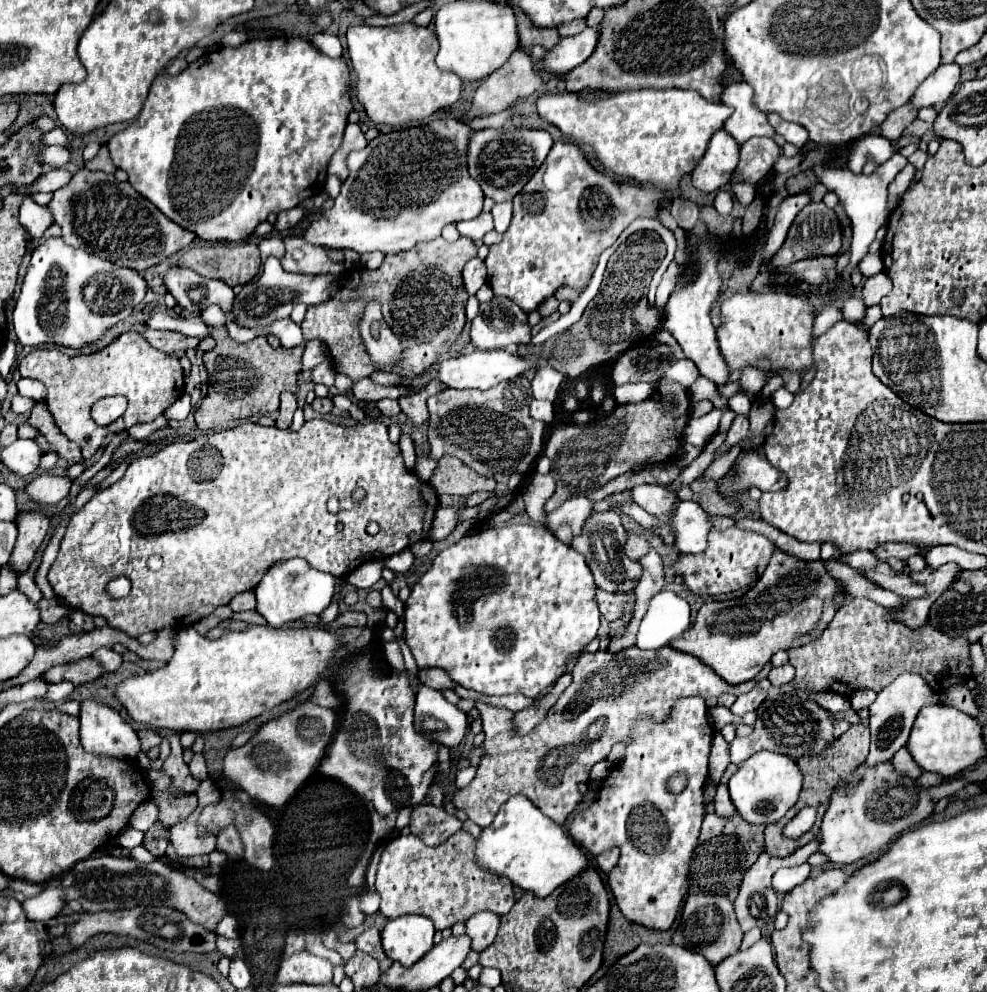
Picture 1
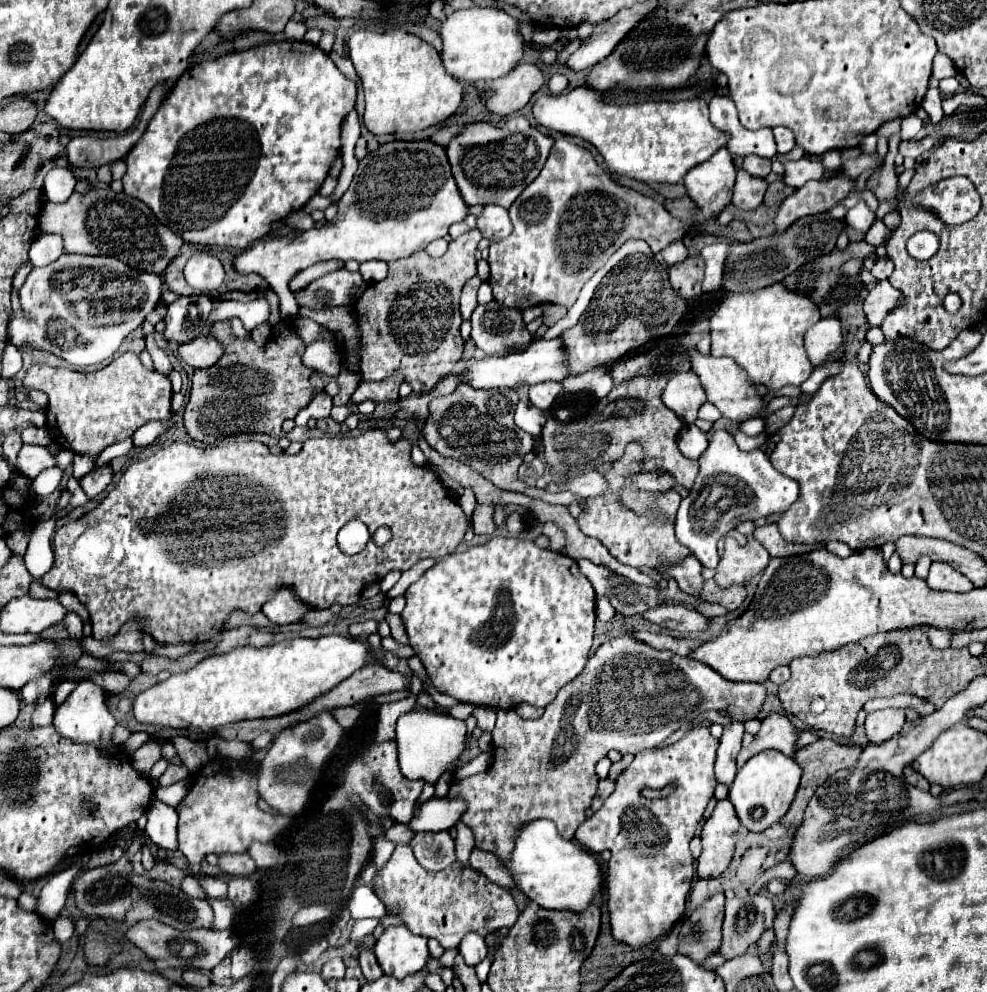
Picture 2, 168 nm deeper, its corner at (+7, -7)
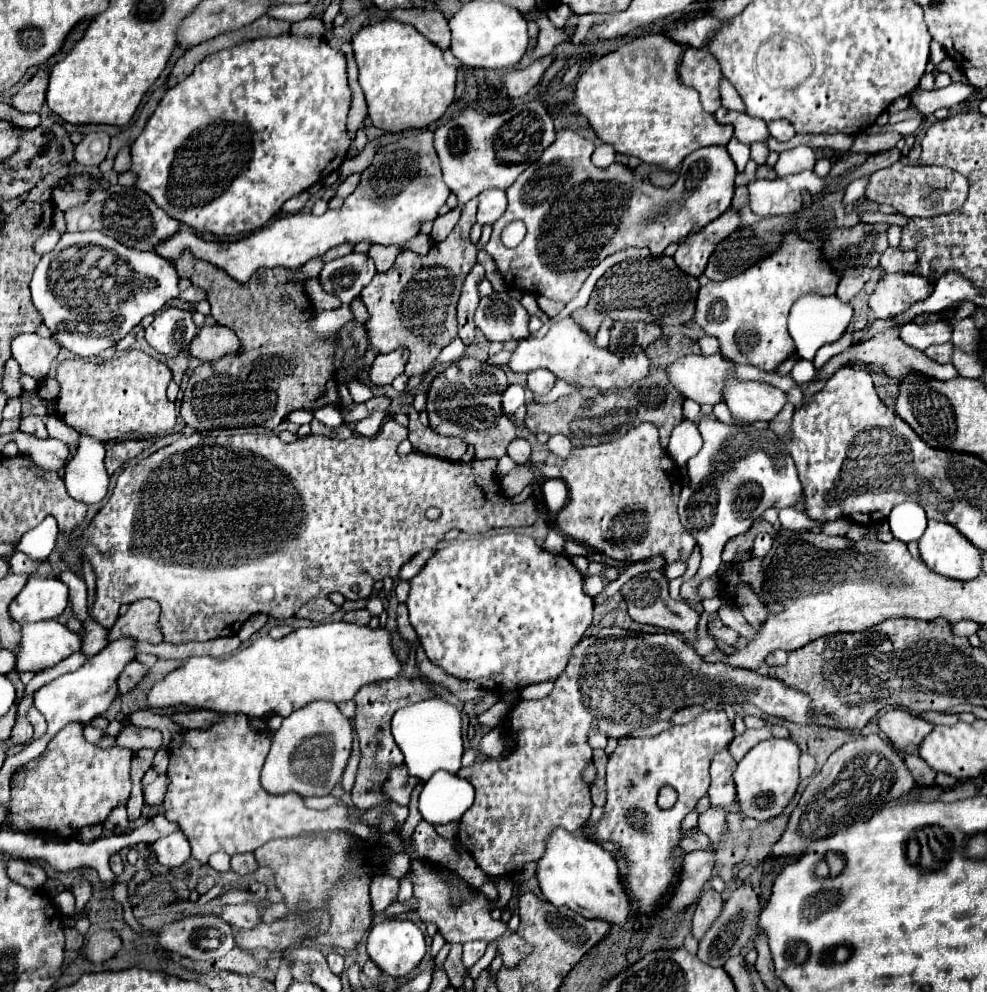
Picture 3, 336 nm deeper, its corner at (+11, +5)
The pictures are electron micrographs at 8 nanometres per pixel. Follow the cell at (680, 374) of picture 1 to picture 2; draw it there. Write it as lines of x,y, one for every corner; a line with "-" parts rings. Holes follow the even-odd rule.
681,371
671,377
665,387
663,401
673,409
685,423
693,423
699,407
705,403
705,391
699,383
699,377
693,371

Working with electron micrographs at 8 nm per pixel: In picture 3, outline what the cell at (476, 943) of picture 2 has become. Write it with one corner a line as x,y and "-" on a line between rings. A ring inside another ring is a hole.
469,941
463,945
463,965
465,969
471,969
485,953
487,943
485,941

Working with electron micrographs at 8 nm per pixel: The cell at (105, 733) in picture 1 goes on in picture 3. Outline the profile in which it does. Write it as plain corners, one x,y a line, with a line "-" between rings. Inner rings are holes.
121,637
121,639
115,639
115,641
111,641
111,643
109,643
109,645
105,647
105,649
101,649
101,651
99,651
97,655
93,655
93,657
89,657
89,659
85,661
85,665
83,665
83,667
79,667
79,669
77,669
75,673
67,673
67,675
61,675
61,677
57,677
55,681
51,681
51,683
47,683
47,685
43,685
43,687
39,687
39,689
37,689
37,691
33,693
33,705
35,705
35,707
37,707
37,711
39,711
39,713
41,713
41,715
45,717
45,721
47,721
47,725
49,725
49,729
47,729
47,735
45,735
45,737
43,737
41,741
33,741
32,743
24,746
18,754
6,757
3,767
5,767
5,763
7,763
7,769
5,769
5,773
9,773
9,783
7,783
7,793
9,793
9,799
10,799
10,780
11,780
12,773
16,770
16,768
25,765
30,761
38,759
40,755
47,748
49,739
53,739
53,735
55,735
57,731
61,731
61,729
63,729
63,727
65,727
67,723
73,723
73,721
77,721
77,723
85,723
85,725
89,725
89,723
91,723
91,721
93,721
95,717
99,717
99,715
103,715
103,713
105,713
105,711
107,711
107,709
111,707
111,703
115,701
115,697
119,695
119,691
117,691
117,679
119,679
119,675
121,675
121,669
125,669
125,665
127,665
127,661
135,661
135,659
137,659
137,641
135,641
135,639
129,639
129,637

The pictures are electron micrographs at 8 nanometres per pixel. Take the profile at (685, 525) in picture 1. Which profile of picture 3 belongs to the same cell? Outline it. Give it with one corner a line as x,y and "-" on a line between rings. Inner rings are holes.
711,415
703,417
697,429
703,437
703,447
687,463
691,485
681,491
679,517
701,545
703,559
697,577
683,583
679,595
683,599
701,603
703,599
697,593
697,581
705,581
705,577
713,577
717,573
725,543
731,537
749,531
753,521
757,521
765,509
795,507
803,495
803,489
791,455
787,453
783,443
779,443
779,437
771,429
759,431
753,425
729,427
719,423
-
723,467
727,467
729,471
719,473
719,469

